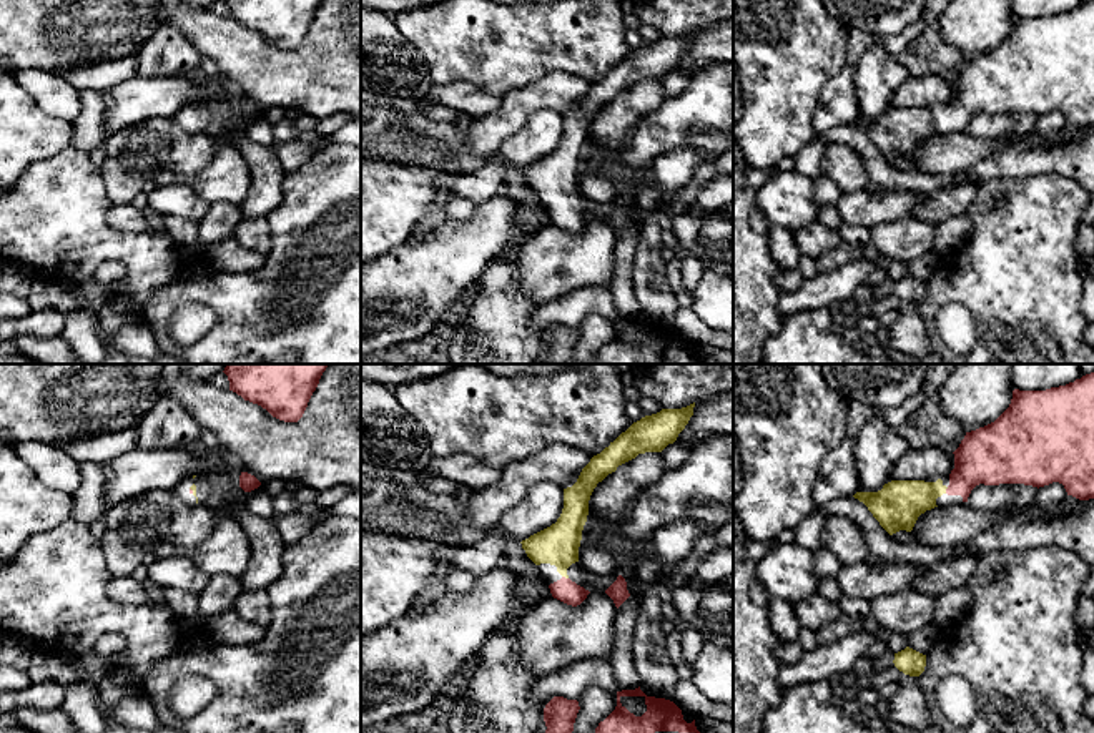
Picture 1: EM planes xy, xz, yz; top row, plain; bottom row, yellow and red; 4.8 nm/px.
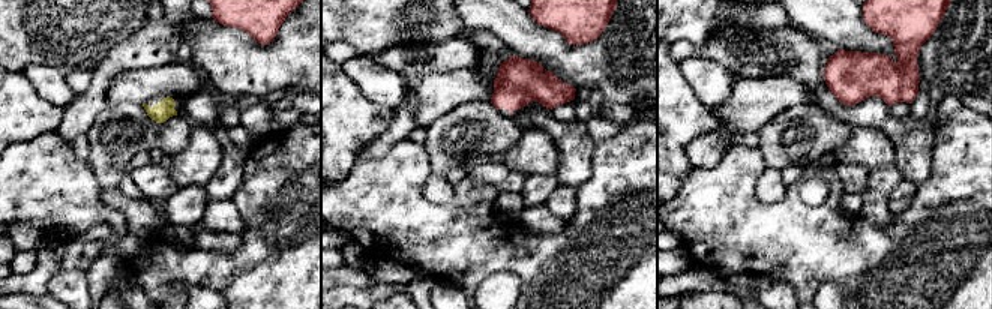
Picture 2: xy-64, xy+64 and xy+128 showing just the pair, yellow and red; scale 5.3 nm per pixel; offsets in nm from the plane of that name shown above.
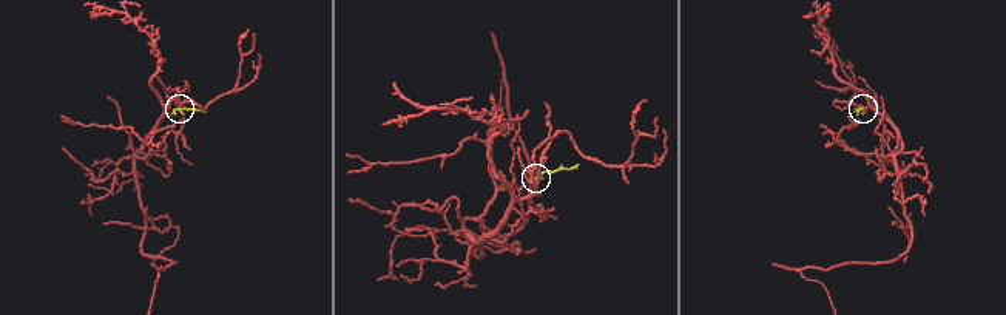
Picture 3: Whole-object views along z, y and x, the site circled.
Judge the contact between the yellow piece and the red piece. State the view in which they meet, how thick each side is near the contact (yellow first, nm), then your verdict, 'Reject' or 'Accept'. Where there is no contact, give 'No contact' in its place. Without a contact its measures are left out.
Touches yellow in xz. Thickness 190 nm (yellow) against 120 nm. Accept

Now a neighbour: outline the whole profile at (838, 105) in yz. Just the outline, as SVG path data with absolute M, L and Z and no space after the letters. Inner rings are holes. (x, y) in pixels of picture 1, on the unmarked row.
M846 63L820 93L815 110L815 128L818 135L858 120L860 106L855 86L856 68Z

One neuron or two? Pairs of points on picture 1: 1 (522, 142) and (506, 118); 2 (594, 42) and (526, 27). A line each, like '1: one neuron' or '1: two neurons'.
1: two neurons
2: one neuron

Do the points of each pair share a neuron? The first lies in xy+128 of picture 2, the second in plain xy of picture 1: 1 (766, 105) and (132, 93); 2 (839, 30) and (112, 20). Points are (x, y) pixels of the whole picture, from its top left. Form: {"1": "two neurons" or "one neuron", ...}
{"1": "one neuron", "2": "two neurons"}

